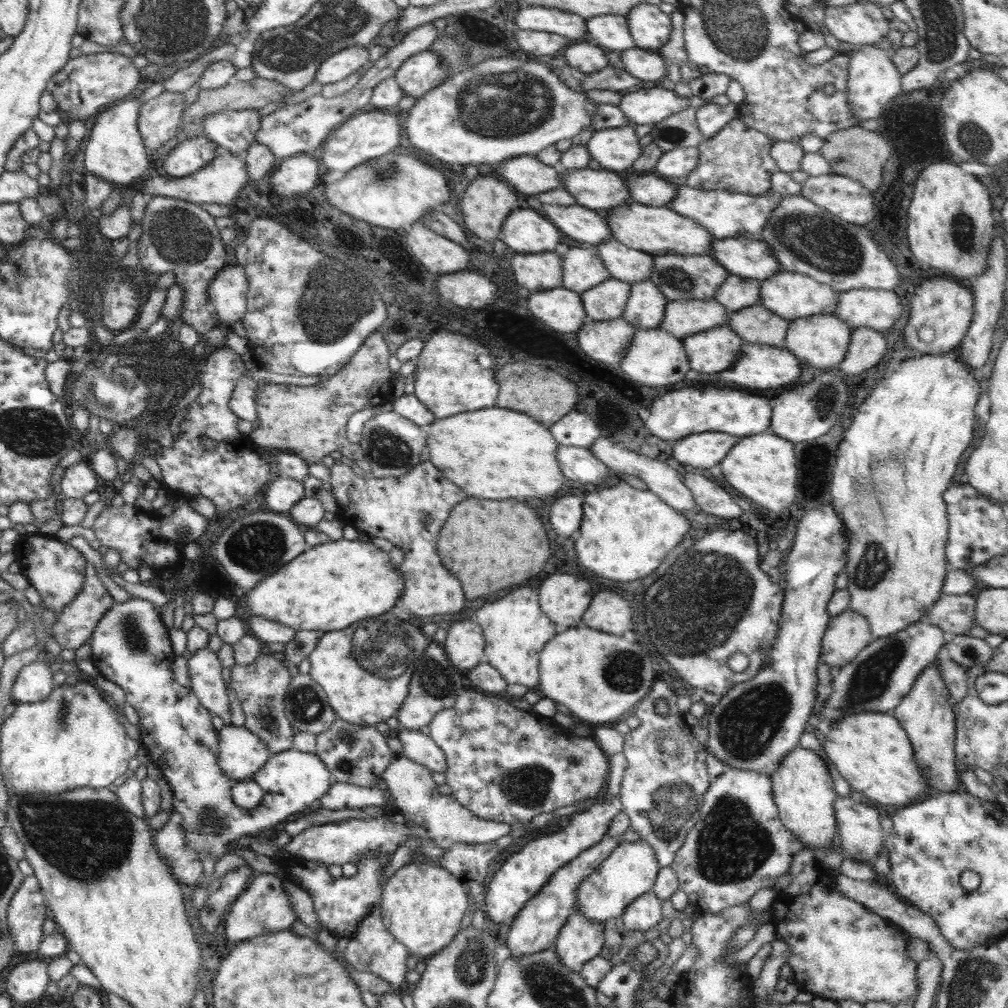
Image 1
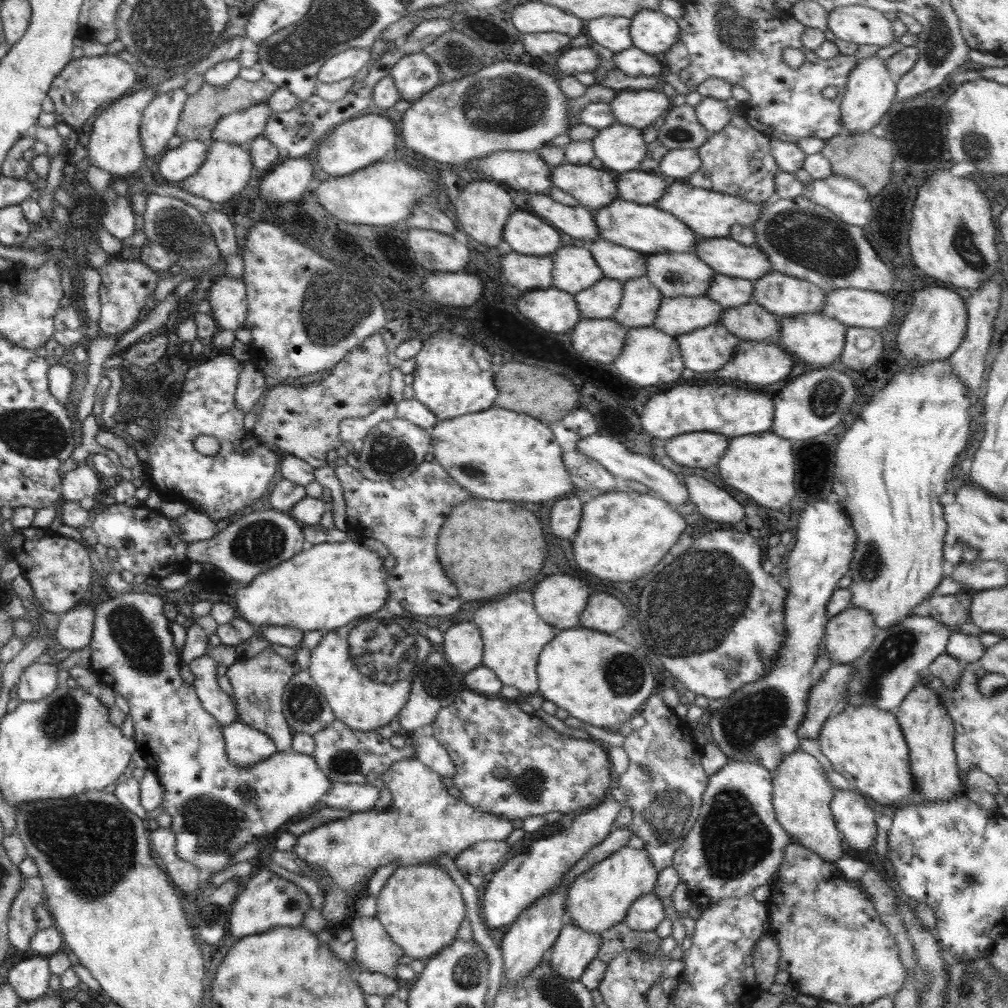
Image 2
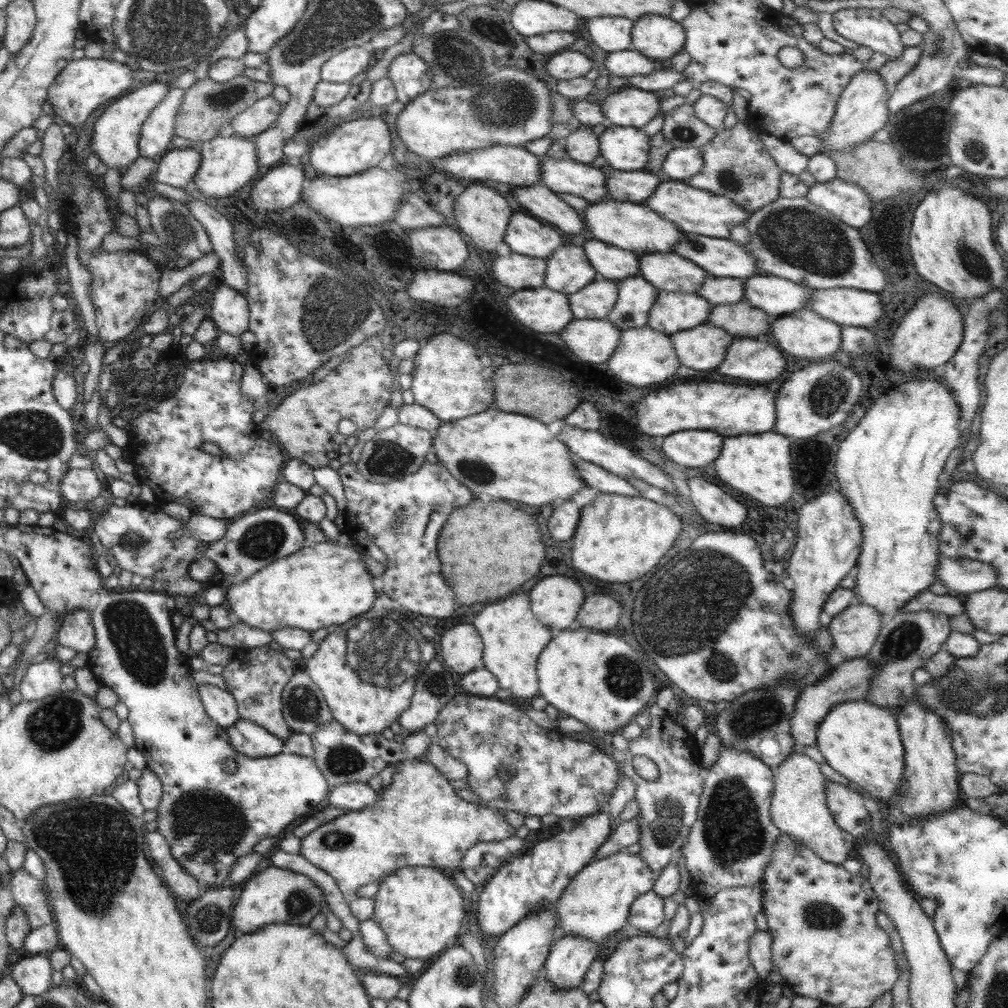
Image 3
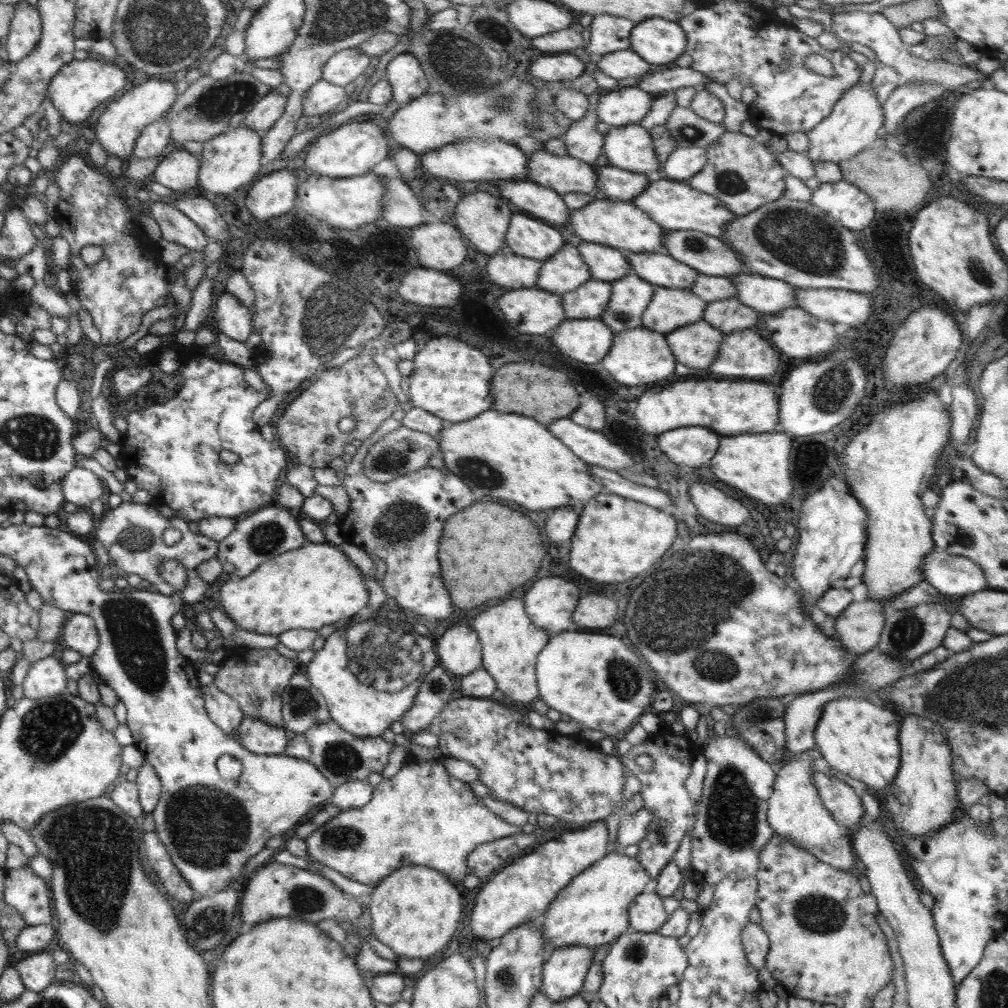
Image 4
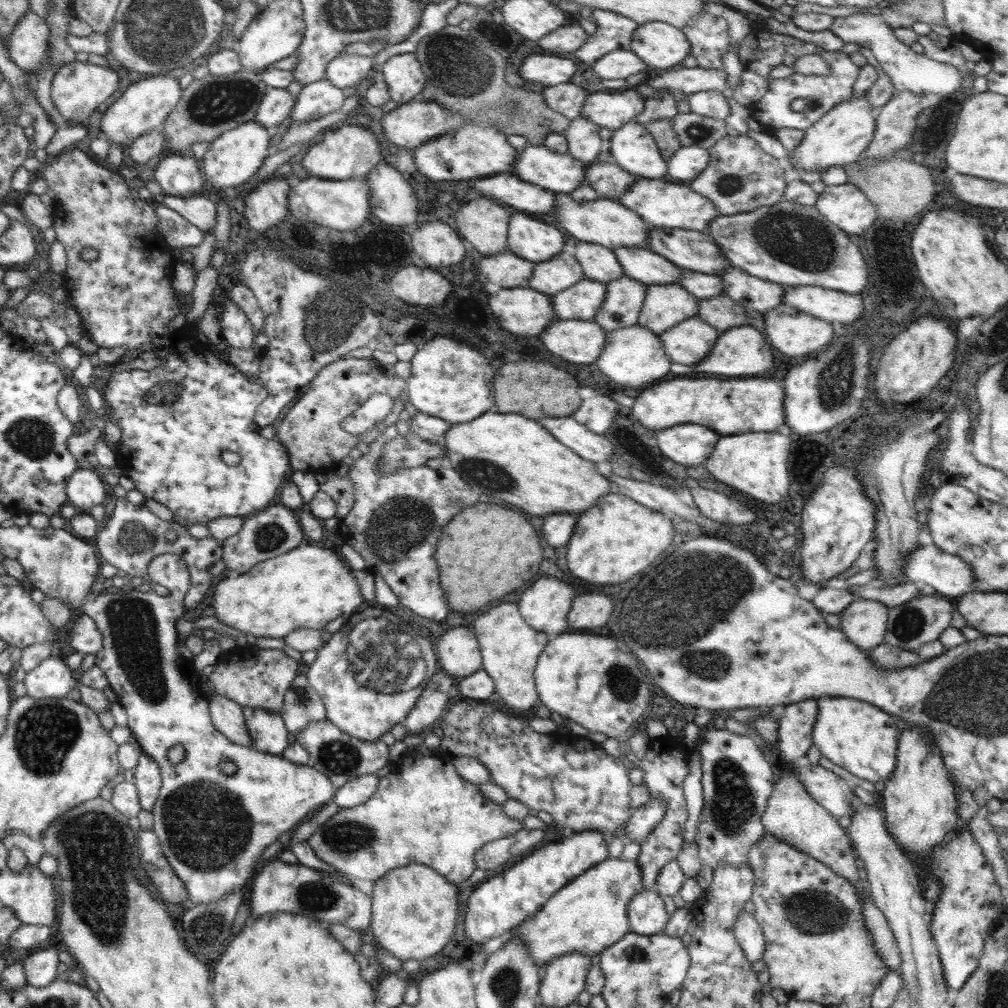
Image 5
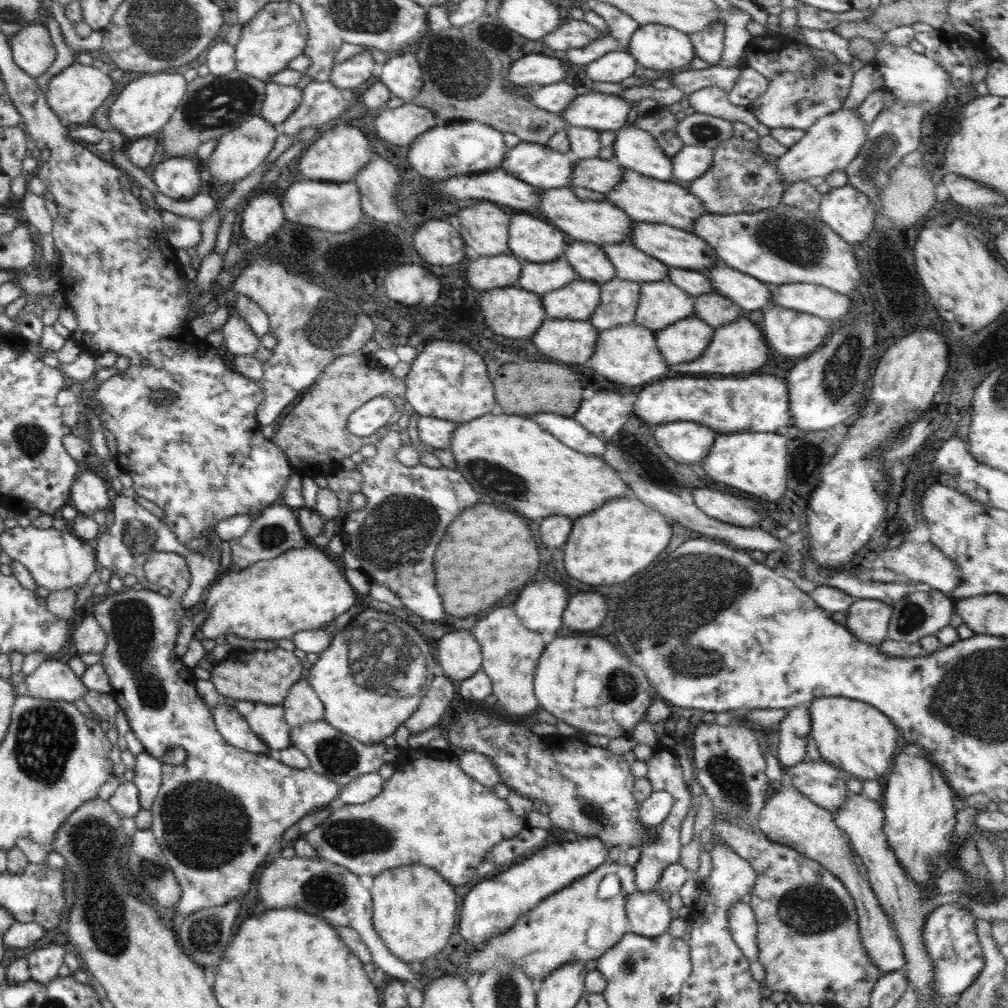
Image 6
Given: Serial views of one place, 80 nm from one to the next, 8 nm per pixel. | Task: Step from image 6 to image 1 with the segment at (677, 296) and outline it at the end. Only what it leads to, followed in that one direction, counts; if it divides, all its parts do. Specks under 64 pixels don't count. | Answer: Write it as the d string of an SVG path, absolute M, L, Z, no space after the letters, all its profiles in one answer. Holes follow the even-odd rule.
M715 298L668 301L659 328L682 340L714 327L727 326L727 316L729 314Z

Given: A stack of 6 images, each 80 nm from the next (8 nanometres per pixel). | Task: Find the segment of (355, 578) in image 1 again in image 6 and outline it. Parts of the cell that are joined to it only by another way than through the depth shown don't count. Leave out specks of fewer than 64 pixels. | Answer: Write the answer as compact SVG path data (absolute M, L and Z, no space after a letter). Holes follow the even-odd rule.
M308 545L304 548L286 550L270 560L255 562L244 570L230 571L208 590L208 598L203 607L208 617L199 627L198 636L216 639L221 634L236 634L240 638L256 641L278 640L290 639L298 631L322 629L326 622L332 622L337 616L348 613L357 601L353 587L340 567L330 553Z

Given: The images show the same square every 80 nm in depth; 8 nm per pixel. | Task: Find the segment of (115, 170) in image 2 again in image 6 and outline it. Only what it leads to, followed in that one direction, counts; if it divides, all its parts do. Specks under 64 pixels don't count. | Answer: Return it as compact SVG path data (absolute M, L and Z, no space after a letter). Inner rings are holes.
M169 71L150 74L138 80L132 80L119 92L117 100L112 103L108 120L110 126L119 130L126 138L141 138L159 135L163 126L170 121L177 110L178 103L187 91L184 75Z

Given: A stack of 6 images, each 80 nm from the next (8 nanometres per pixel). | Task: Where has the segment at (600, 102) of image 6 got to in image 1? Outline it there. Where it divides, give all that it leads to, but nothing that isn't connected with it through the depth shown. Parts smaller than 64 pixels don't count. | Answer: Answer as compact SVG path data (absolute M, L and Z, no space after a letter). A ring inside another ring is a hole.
M659 83L640 86L624 92L619 107L632 125L658 124L666 118L686 110L690 106L688 98L673 90L664 89Z

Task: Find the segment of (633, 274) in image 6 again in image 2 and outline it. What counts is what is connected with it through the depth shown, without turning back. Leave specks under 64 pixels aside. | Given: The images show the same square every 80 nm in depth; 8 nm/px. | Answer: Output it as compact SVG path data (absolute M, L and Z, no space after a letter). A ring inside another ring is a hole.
M666 253L647 256L646 276L663 296L668 298L706 297L715 273L715 270L712 270L694 253Z

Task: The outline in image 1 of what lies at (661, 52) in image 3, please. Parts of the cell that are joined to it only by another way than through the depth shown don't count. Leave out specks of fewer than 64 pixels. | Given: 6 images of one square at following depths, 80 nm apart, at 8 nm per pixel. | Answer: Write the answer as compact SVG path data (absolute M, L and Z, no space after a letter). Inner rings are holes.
M637 4L625 17L636 47L659 52L668 41L672 30L670 15L660 10L659 6Z

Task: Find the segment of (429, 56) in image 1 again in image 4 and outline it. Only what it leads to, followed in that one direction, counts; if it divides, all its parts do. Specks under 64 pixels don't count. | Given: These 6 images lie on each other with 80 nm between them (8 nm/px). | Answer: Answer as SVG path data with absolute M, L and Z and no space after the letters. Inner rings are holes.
M410 52L398 54L388 63L387 81L398 105L405 105L428 92L427 76L420 61Z

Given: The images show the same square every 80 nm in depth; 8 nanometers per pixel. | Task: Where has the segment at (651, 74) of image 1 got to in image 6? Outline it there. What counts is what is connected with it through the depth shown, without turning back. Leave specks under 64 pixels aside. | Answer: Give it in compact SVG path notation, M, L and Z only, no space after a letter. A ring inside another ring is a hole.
M608 51L587 65L586 74L593 81L620 83L636 72L639 64L626 51Z

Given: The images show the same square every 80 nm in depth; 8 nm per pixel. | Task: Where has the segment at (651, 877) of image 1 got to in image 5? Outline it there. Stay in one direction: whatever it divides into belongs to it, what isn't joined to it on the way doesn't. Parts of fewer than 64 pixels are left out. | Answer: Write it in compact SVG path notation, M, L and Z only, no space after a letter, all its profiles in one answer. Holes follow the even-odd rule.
M608 858L600 864L592 866L580 876L565 884L557 890L545 903L544 906L532 918L526 919L520 928L514 930L510 939L520 939L529 950L529 955L535 960L538 968L542 970L553 958L562 956L564 953L582 953L587 957L600 954L607 946L618 942L630 931L627 906L631 898L644 888L642 873L636 861L621 858ZM616 884L618 890L611 891L611 886Z

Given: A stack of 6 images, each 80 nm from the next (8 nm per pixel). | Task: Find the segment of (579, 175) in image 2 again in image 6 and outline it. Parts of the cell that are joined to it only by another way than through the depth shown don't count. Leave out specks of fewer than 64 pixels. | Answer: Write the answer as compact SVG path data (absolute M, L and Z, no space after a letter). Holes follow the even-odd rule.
M520 141L508 148L501 167L537 189L570 188L575 159L548 146Z

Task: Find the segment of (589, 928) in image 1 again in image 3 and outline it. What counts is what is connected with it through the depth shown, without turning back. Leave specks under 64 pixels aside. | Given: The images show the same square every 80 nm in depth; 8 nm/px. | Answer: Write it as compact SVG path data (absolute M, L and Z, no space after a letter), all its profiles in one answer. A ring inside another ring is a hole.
M561 937L552 944L543 968L544 978L556 989L580 987L599 949L600 944L590 939Z

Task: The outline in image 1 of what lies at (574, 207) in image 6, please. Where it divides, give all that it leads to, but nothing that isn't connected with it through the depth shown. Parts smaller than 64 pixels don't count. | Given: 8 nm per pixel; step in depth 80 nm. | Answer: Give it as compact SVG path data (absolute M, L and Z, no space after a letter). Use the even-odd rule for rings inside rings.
M629 200L602 214L618 242L651 255L708 255L709 248L713 245L714 238L699 222L668 207L648 206Z

